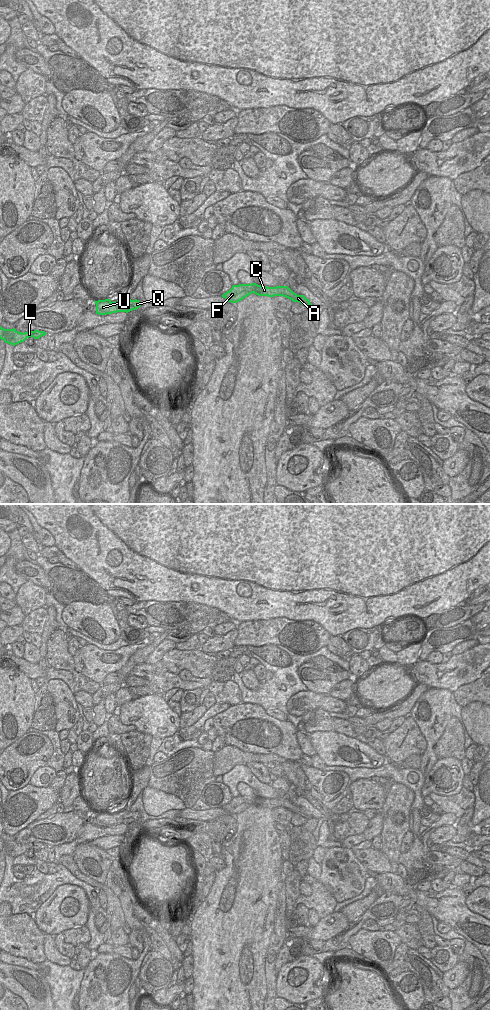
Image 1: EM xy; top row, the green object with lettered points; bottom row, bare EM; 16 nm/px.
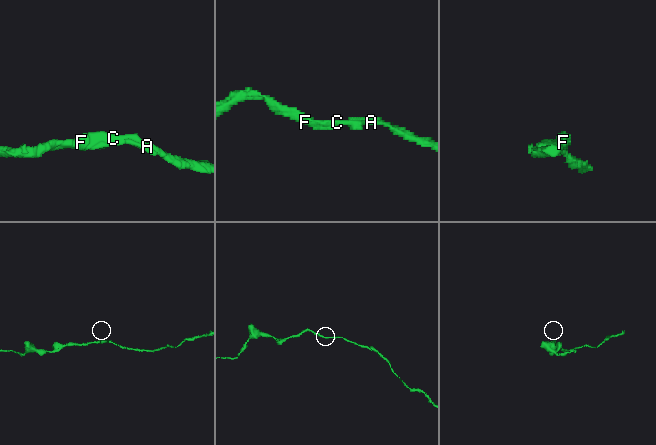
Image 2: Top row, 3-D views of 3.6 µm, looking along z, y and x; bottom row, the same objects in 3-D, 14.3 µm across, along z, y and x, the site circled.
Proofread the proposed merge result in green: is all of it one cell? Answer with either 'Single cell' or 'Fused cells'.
Single cell

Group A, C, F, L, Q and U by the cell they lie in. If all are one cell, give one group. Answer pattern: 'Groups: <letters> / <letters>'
Groups: A C F L Q U

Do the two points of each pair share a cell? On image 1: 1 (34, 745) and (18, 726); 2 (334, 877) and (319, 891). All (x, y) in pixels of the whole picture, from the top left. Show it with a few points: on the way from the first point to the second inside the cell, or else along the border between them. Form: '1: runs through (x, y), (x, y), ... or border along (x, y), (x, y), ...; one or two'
1: border along (26, 732), (10, 745); two
2: border along (318, 881), (337, 901); two

